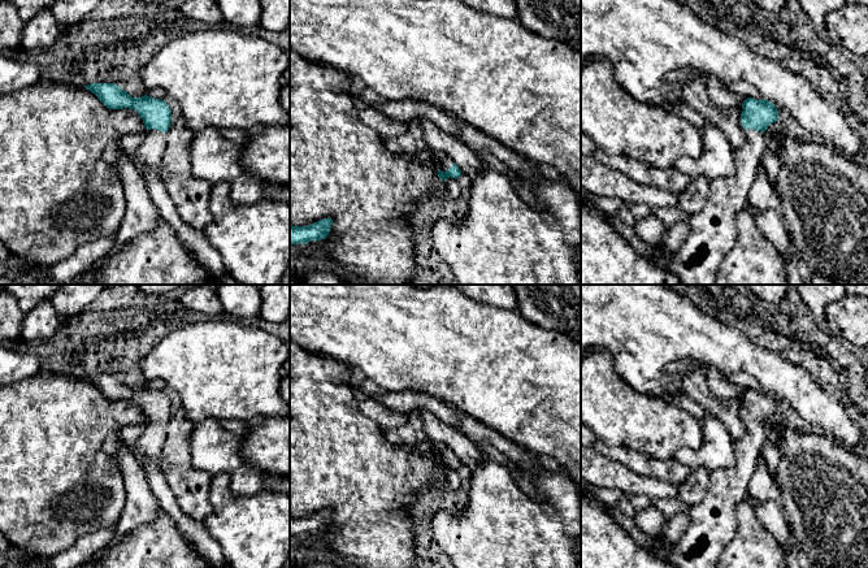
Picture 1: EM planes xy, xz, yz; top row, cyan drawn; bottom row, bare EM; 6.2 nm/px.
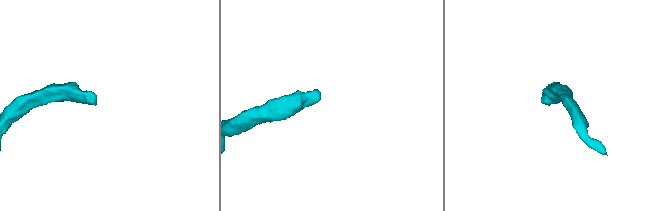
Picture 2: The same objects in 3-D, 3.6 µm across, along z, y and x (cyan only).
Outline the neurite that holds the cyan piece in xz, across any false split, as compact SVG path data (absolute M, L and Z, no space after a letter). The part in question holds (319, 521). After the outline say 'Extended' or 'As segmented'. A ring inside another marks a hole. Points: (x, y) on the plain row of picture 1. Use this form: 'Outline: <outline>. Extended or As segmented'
Outline: M324 510L308 517L290 516L290 537L298 534L307 536L311 532L325 530L330 524L331 515L331 510Z. As segmented

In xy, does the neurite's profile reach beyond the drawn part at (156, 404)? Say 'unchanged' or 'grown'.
grown

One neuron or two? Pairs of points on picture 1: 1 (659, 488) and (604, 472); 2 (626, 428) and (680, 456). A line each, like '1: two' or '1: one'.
1: one
2: two

